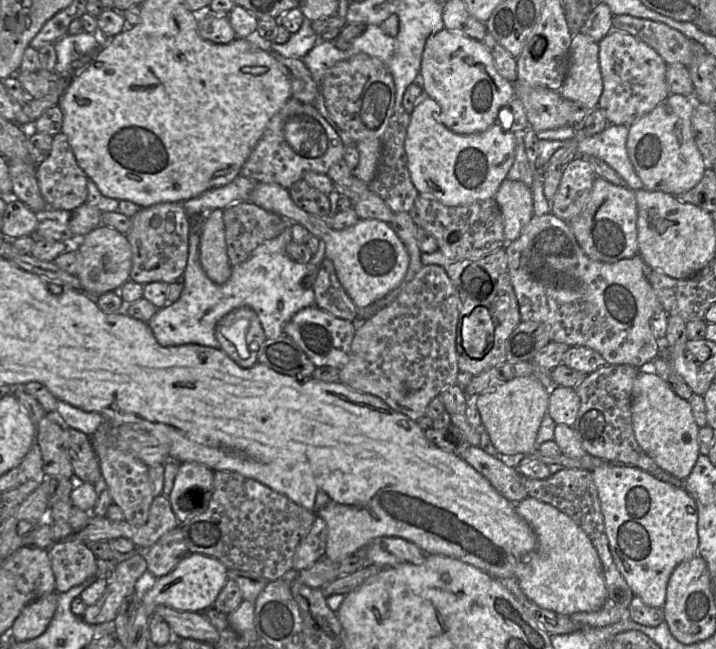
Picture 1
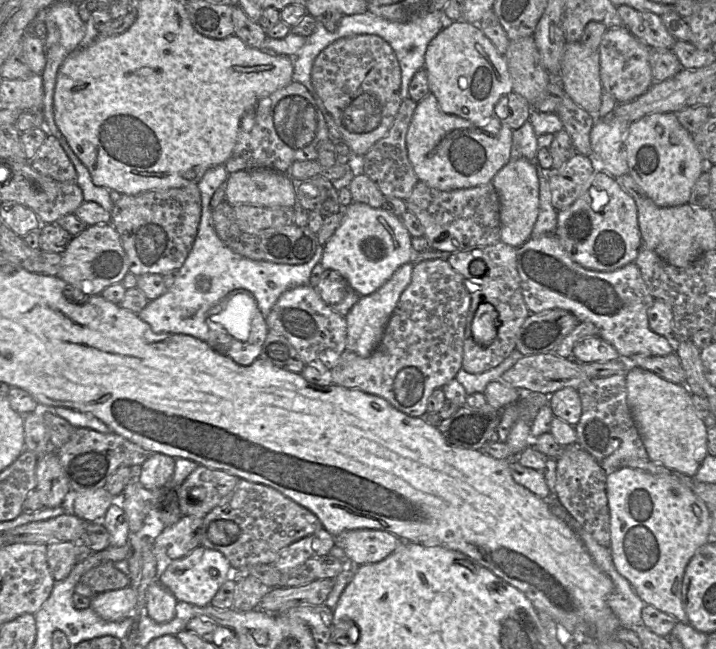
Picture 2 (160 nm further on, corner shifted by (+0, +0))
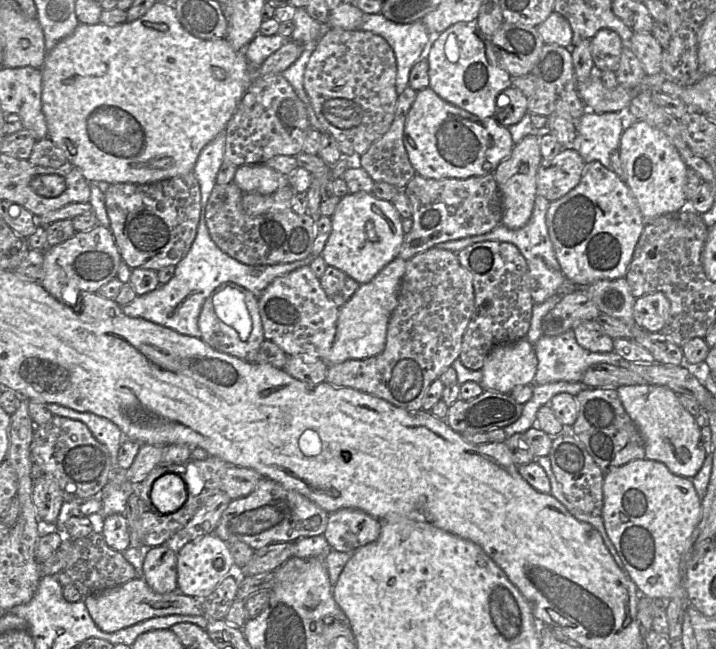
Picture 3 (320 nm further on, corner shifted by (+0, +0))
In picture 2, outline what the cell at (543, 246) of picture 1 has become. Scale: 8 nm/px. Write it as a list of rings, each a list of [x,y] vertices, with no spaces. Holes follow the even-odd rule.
[[[556,233],[530,238],[517,248],[516,256],[521,290],[530,313],[540,313],[555,308],[567,310],[574,314],[579,322],[594,324],[598,328],[598,336],[610,343],[622,359],[628,359],[635,354],[667,356],[674,353],[675,345],[672,339],[658,335],[650,329],[648,310],[655,298],[650,294],[635,262],[610,272],[587,269],[569,256]]]

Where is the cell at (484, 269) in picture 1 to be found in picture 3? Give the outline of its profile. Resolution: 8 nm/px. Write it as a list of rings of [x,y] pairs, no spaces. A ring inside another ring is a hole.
[[[483,241],[457,253],[460,264],[471,274],[474,313],[464,333],[460,358],[469,370],[482,369],[485,358],[497,344],[524,339],[530,328],[534,302],[529,287],[528,266],[519,249],[508,242]]]

